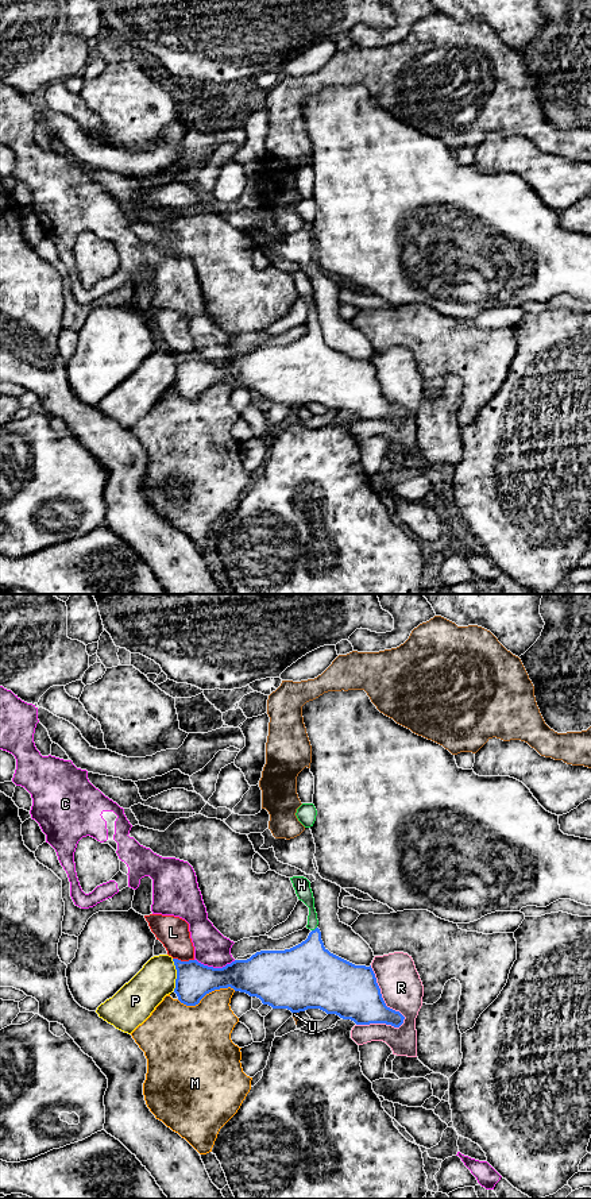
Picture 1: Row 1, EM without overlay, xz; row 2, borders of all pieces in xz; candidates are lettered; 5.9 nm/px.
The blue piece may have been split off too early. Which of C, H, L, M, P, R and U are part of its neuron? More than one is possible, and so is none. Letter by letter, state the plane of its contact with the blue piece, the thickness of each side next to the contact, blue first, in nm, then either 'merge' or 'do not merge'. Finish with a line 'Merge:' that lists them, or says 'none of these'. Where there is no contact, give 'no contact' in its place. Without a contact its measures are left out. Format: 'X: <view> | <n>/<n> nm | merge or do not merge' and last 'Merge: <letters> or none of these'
C: xz | 220/200 nm | do not merge
H: xz | 320/90 nm | merge
L: xz | 220/190 nm | do not merge
M: xz | 220/360 nm | do not merge
P: xz | 220/220 nm | do not merge
R: xz | 320/260 nm | do not merge
U: xz | 380/30 nm | do not merge
Merge: H

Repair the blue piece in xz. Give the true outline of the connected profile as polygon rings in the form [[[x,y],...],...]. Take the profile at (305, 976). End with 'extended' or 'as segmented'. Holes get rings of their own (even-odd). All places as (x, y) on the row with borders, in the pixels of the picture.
[[[293,876],[290,880],[298,899],[309,907],[306,928],[312,932],[308,938],[290,949],[260,951],[247,960],[235,960],[223,968],[208,967],[197,960],[173,959],[177,969],[174,992],[178,1001],[186,1006],[196,1006],[206,994],[231,987],[259,998],[263,1005],[273,1009],[287,1009],[291,1013],[320,1009],[327,1014],[351,1019],[356,1025],[386,1023],[399,1028],[405,1017],[386,1006],[371,965],[355,965],[324,947],[321,932],[317,928],[318,920],[310,882],[304,876]]] | extended

